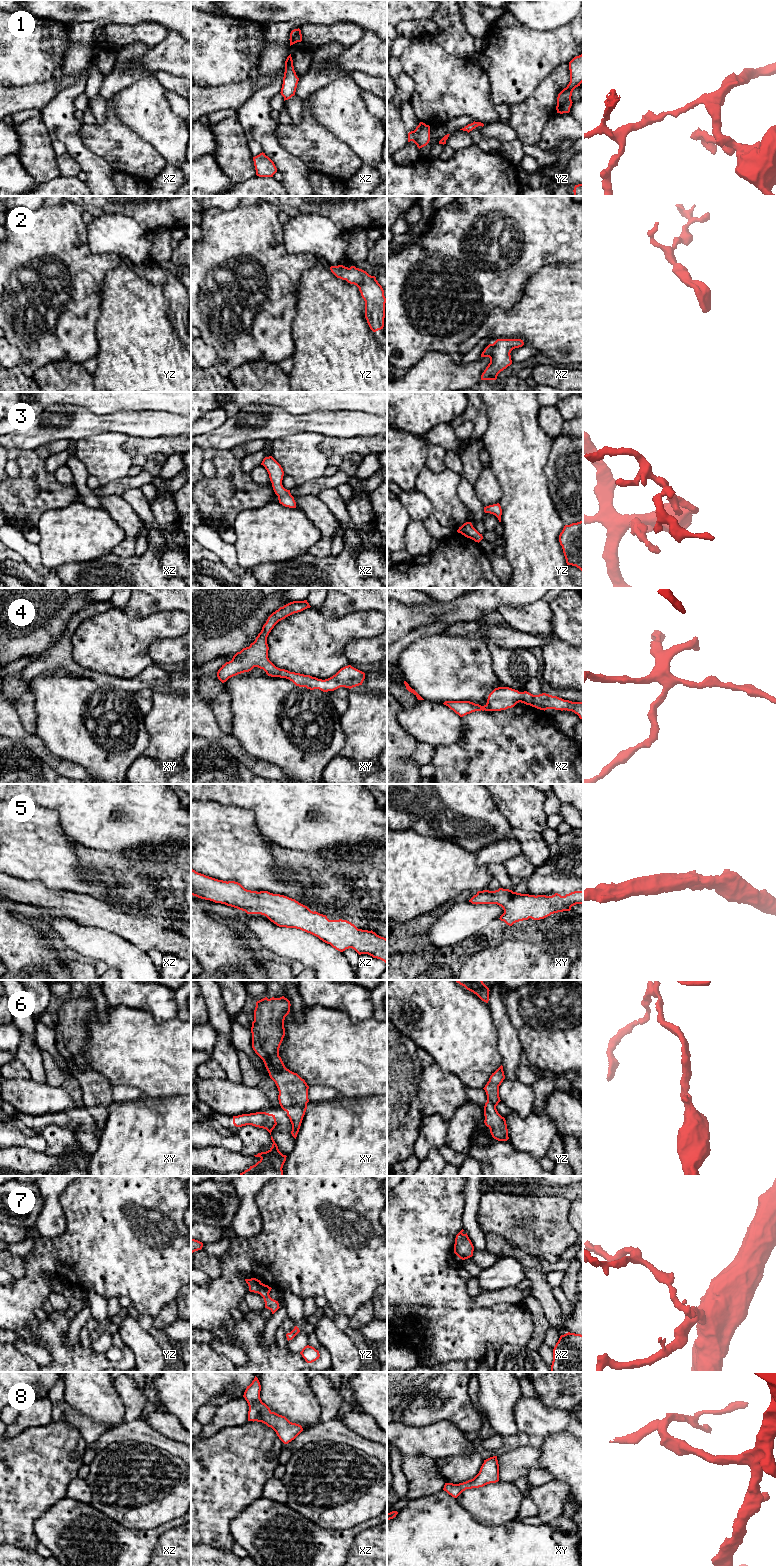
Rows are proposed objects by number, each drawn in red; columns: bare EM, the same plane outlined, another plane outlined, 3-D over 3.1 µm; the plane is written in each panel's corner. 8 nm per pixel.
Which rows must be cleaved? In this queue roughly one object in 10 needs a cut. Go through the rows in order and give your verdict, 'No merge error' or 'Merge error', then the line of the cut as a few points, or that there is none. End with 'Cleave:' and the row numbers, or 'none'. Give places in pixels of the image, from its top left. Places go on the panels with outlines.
1: No merge error. No split
2: No merge error. No split
3: No merge error. No split
4: No merge error. No split
5: No merge error. No split
6: No merge error. No split
7: No merge error. No split
8: No merge error. No split
Cleave: none

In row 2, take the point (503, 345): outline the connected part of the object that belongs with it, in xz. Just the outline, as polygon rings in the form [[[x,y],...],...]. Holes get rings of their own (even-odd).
[[[497,339],[493,344],[489,344],[481,354],[481,357],[490,358],[481,380],[496,380],[498,374],[512,364],[511,351],[523,345],[521,339]]]

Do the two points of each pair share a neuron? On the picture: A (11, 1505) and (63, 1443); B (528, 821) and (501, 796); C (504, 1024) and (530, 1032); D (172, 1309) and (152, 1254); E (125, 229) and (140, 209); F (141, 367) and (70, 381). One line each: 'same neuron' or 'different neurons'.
A: same neuron
B: same neuron
C: different neurons
D: different neurons
E: different neurons
F: different neurons

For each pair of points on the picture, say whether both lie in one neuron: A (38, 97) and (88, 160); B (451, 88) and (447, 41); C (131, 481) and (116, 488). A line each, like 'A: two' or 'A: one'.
A: two
B: two
C: one

